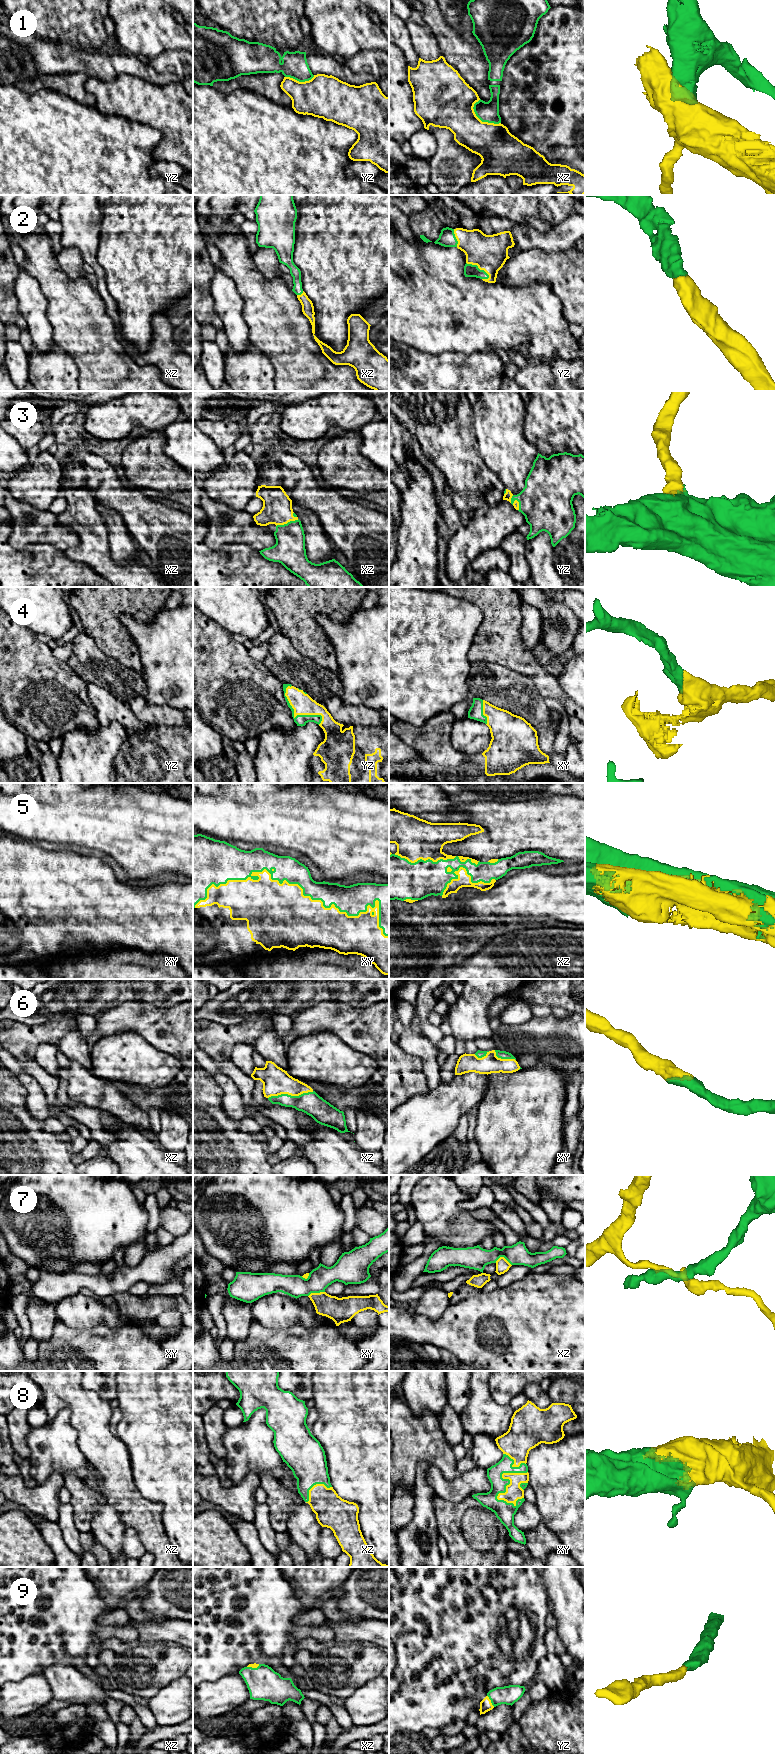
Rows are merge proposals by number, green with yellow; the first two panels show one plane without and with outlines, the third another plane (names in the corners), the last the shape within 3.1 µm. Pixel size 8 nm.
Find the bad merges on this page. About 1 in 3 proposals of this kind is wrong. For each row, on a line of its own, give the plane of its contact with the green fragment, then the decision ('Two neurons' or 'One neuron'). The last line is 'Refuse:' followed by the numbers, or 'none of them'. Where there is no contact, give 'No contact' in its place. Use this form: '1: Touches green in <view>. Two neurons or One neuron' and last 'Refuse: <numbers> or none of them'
1: Touches green in xz. Two neurons
2: Touches green in yz. One neuron
3: Touches green in xz. One neuron
4: Touches green in yz. One neuron
5: Touches green in xy. One neuron
6: Touches green in xz. One neuron
7: Touches green in xz. Two neurons
8: Touches green in xy. One neuron
9: Touches green in yz. One neuron
Refuse: 1, 7

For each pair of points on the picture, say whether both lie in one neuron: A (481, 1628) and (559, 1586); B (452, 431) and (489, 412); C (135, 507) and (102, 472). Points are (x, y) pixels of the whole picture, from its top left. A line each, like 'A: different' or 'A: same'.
A: different
B: different
C: same

